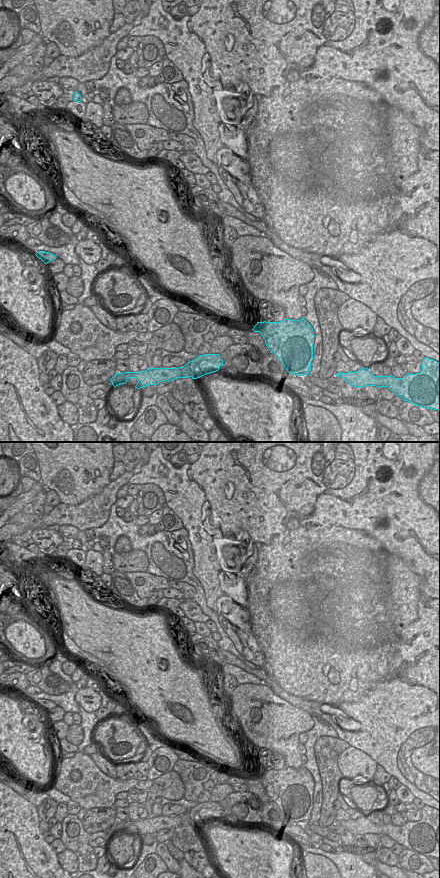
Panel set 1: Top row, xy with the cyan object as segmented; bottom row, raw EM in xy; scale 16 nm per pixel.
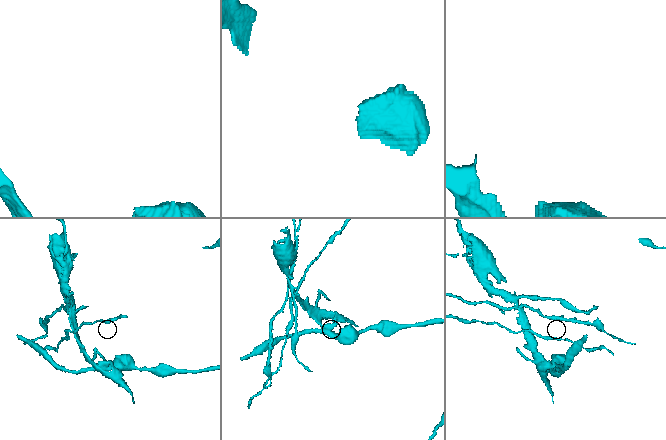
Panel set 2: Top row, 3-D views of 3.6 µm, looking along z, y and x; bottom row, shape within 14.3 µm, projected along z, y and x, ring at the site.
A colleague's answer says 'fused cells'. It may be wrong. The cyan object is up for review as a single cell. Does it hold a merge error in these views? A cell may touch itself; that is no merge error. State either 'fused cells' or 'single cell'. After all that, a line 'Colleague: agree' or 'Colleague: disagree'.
fused cells
Colleague: agree

